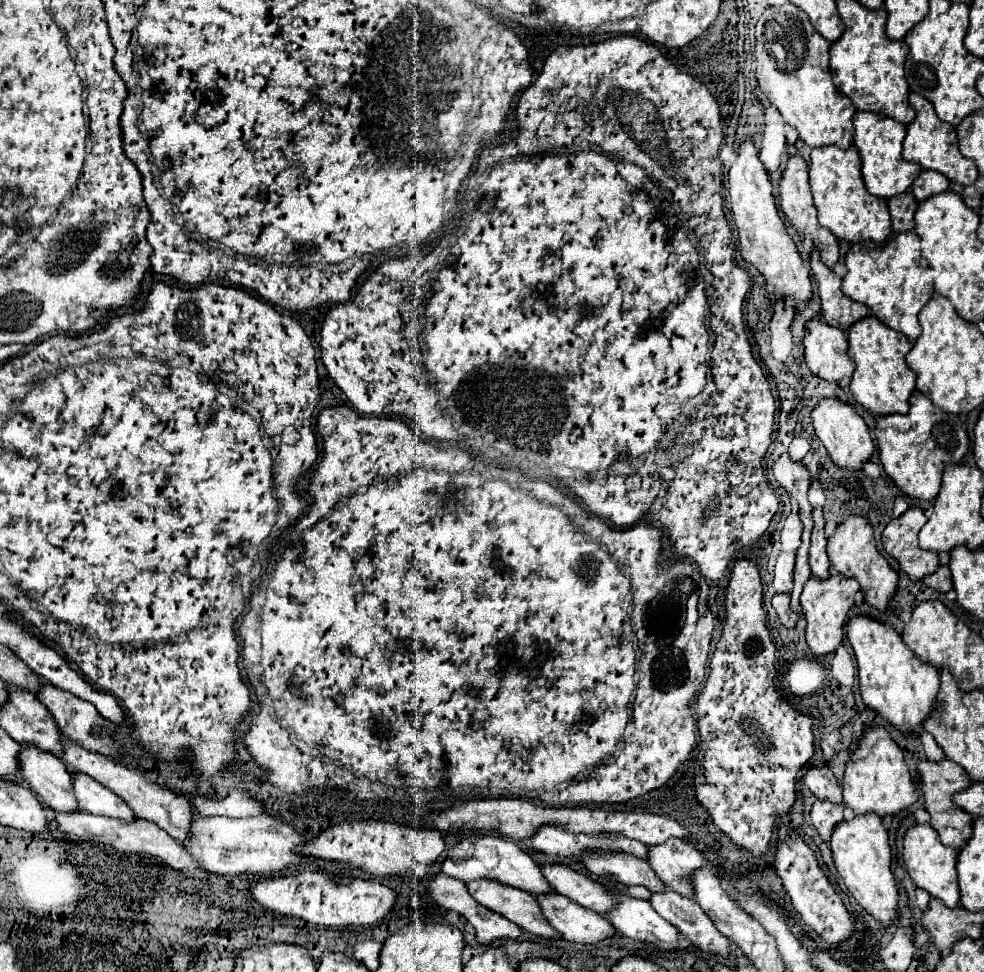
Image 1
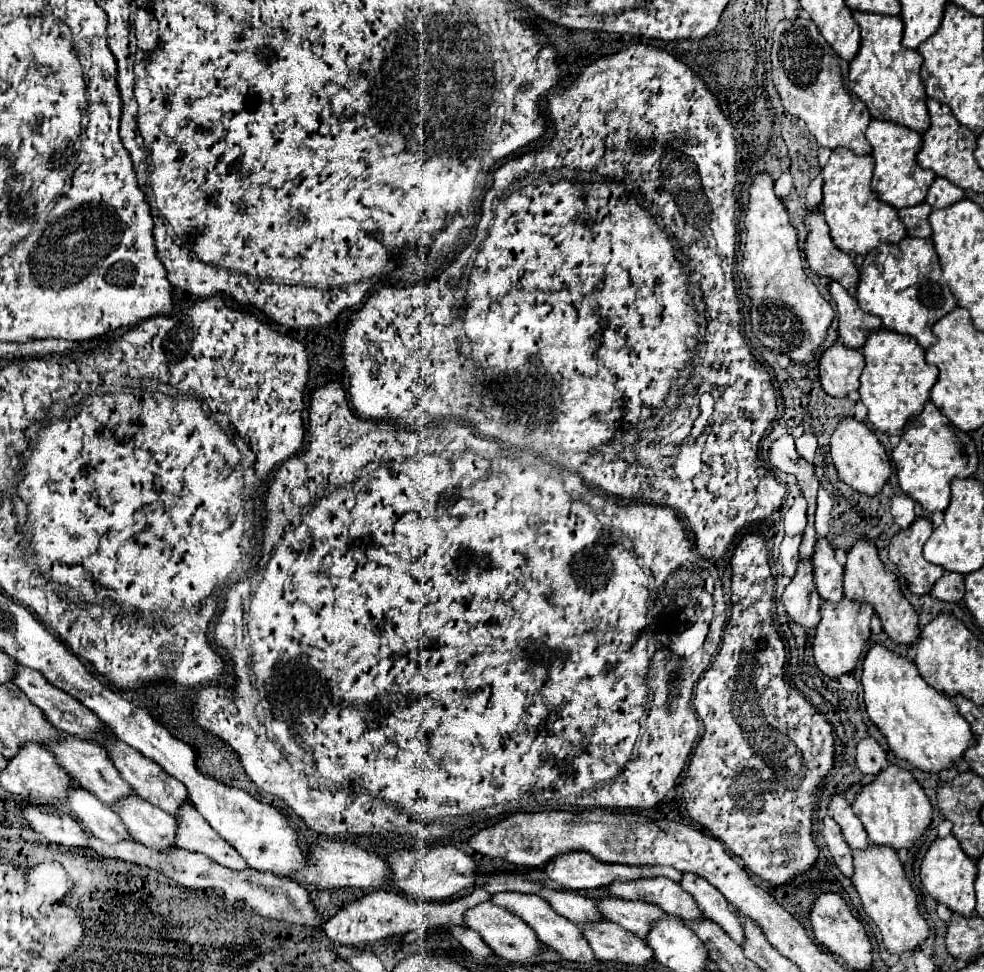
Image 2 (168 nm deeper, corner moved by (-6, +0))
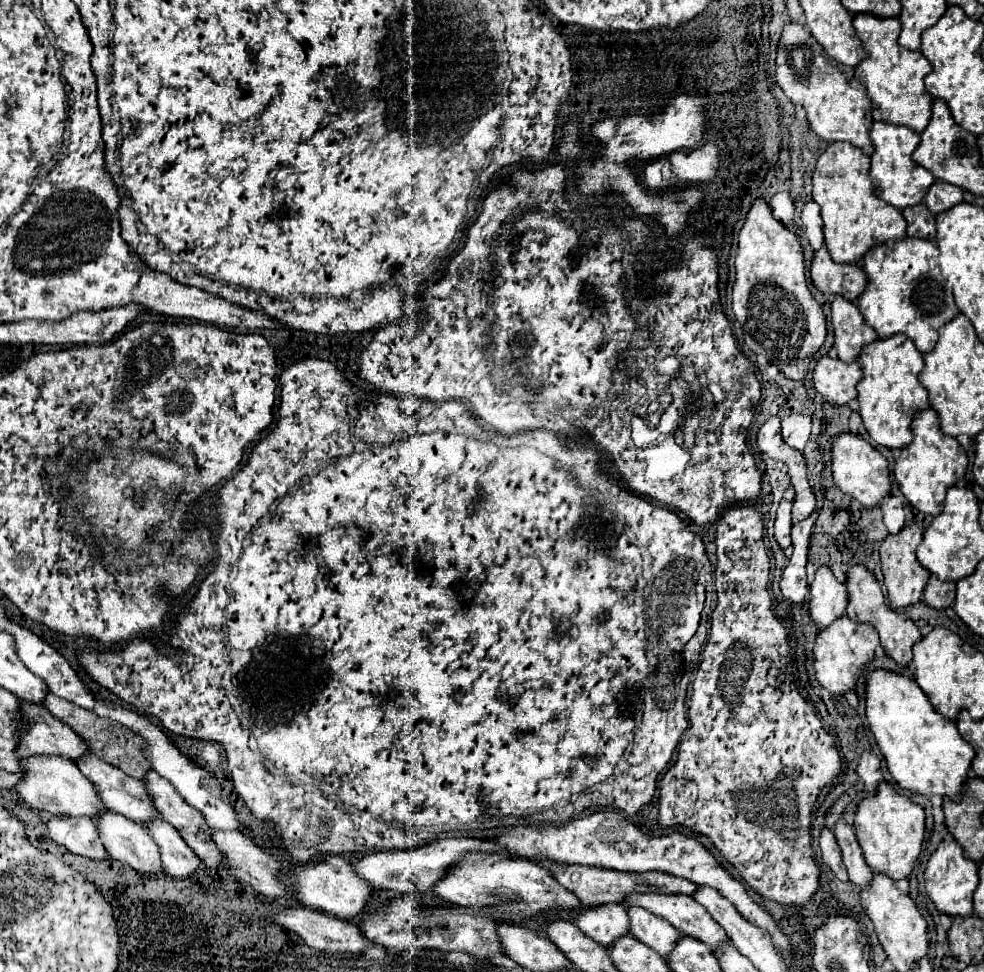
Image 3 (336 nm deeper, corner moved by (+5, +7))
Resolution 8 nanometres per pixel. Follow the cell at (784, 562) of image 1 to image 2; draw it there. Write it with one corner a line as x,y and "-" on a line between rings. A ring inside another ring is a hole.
784,536
782,544
780,544
780,562
782,562
786,578
792,578
796,572
798,546
800,546
800,536

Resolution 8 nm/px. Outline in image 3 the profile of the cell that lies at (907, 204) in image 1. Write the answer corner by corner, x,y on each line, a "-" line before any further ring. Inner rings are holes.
923,203
907,207
901,213
903,213
905,221
907,221
907,235
921,237
921,239
933,239
935,221
931,217
931,211

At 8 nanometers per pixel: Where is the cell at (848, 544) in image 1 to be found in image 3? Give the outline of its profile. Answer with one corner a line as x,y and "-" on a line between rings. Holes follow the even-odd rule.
853,565
849,567
847,579
845,579
845,589
849,595
847,601
847,615
857,621
857,623
871,623
875,625
879,637
881,637
881,645
885,649
885,653
895,659
901,665
907,665
911,661
911,647
917,643
917,639
921,639
921,633
917,629
917,625
901,611
895,611
887,605
885,595
881,593
881,585
875,579
875,575
871,571
867,571
863,565

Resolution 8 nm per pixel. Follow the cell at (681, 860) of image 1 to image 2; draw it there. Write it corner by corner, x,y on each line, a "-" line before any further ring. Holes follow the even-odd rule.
684,874
682,888
692,894
698,908
704,912
706,918
716,922
736,944
744,944
744,930
740,916
730,908
726,898
704,878
698,878
694,874

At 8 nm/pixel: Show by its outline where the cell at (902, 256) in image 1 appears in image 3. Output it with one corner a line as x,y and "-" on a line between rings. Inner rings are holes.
919,237
887,241
865,253
863,271
867,275
867,285
859,295
859,311
879,337
885,339
903,333
921,353
933,349
937,327
945,325
945,321
951,321
959,313
953,293
937,267
937,257
937,245

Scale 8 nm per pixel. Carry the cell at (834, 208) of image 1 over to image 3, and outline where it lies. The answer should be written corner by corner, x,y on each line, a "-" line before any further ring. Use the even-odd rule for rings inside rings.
831,143
819,157
813,171
813,201
821,207
825,243
831,259
837,263
855,263
869,247
905,237
907,223
901,211
873,193
869,157
851,143

